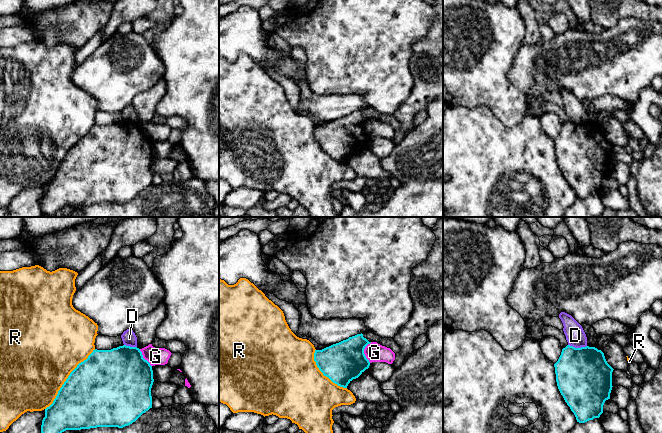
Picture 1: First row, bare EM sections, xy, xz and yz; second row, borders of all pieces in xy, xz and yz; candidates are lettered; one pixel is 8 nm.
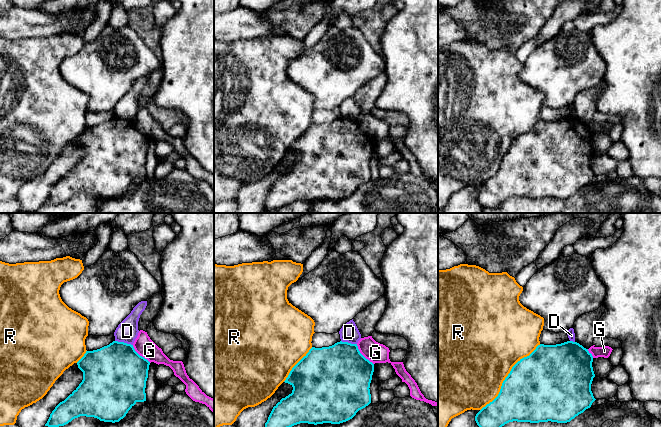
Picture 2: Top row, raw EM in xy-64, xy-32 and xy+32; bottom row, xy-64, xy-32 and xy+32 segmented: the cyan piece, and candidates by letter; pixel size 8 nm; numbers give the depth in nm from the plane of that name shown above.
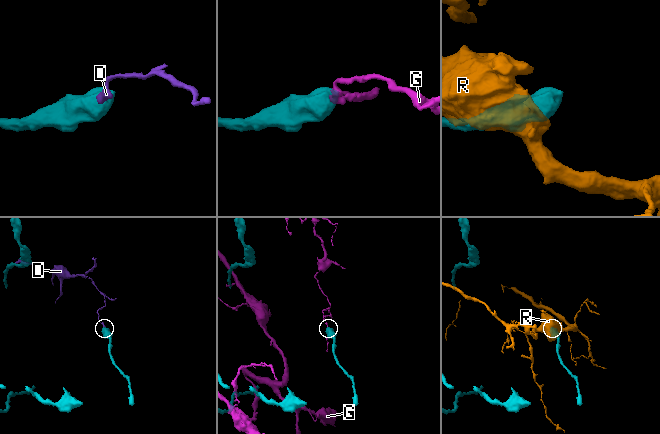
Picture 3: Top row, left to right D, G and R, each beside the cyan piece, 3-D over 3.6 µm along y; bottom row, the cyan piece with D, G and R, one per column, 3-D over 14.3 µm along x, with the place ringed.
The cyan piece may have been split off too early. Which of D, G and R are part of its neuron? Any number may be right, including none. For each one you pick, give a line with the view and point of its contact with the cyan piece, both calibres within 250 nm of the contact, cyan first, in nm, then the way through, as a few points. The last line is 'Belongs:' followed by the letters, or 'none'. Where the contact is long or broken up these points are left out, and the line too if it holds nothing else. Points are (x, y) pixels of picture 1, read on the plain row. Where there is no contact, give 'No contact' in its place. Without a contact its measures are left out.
Belongs: none

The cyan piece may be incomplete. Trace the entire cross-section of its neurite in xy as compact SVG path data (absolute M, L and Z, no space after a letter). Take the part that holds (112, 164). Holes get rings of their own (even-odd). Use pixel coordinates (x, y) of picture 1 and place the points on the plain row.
M123 121L111 126L95 125L70 149L53 179L45 185L45 193L41 201L42 212L53 214L66 206L128 202L152 184L151 164L153 158L152 142L143 134L139 124Z

